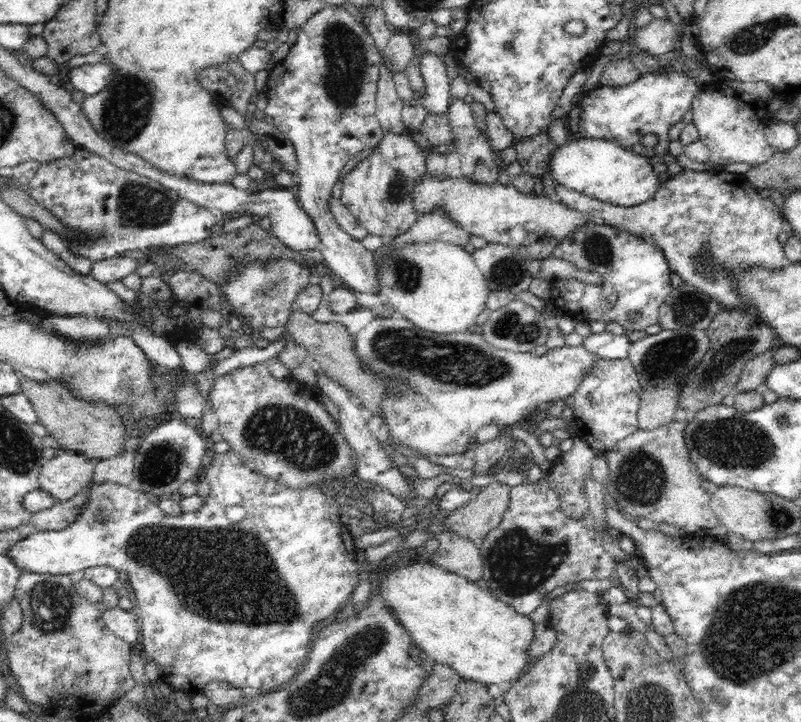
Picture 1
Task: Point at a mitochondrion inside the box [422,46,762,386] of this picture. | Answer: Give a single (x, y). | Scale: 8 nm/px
(707, 265)

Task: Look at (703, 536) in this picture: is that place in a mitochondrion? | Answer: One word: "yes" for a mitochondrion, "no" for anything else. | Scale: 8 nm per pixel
no

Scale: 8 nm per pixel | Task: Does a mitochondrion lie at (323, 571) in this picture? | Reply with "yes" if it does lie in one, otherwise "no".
no

